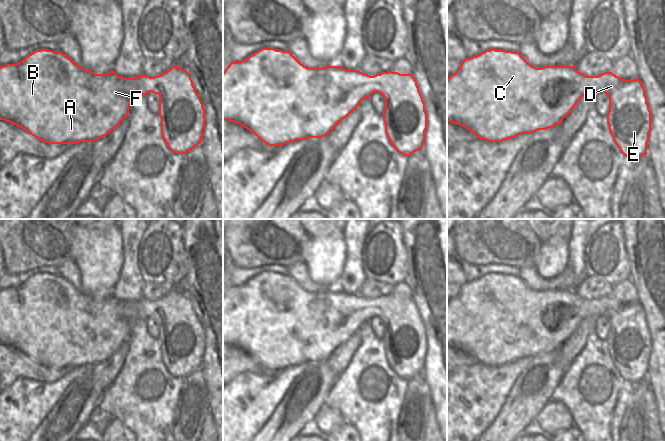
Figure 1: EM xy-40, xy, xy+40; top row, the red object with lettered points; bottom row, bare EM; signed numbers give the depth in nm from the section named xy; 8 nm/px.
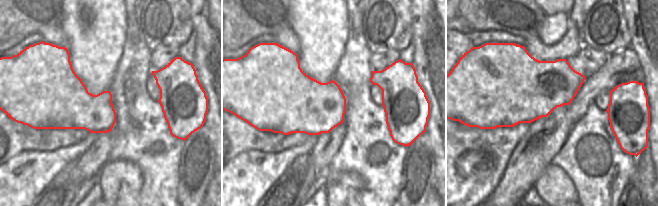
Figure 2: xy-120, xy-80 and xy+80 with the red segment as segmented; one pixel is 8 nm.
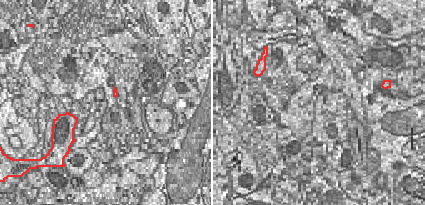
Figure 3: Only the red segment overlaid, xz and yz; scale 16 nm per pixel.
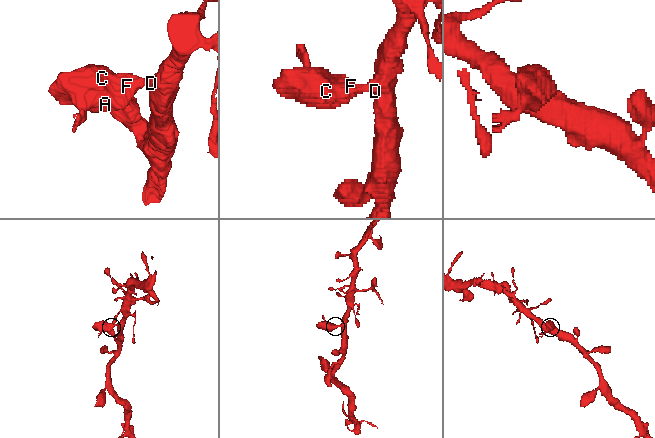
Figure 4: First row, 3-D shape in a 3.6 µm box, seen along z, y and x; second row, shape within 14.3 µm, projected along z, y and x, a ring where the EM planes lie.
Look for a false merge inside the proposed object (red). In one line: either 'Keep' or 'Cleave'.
Keep.

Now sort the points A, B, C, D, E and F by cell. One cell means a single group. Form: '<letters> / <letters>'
A B C D E F

